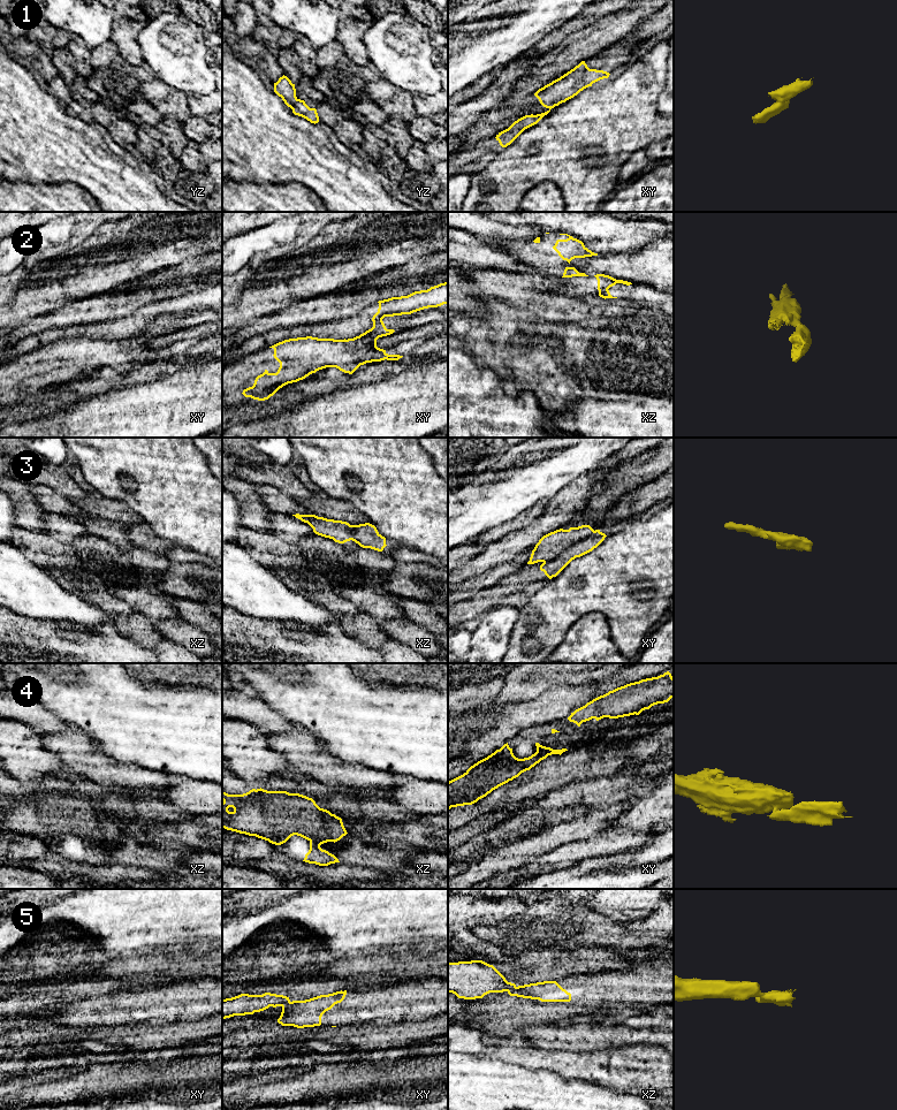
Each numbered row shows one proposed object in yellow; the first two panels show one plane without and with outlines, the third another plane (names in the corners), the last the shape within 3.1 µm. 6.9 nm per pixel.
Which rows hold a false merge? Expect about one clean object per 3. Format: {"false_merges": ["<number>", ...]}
{"false_merges": ["1", "2", "3", "5"]}

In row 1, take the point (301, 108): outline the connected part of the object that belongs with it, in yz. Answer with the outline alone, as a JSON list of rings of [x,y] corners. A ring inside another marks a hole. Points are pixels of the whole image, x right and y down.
[[[297,99],[296,104],[291,107],[295,115],[302,116],[311,123],[318,123],[319,116],[316,108],[310,108],[304,100]]]

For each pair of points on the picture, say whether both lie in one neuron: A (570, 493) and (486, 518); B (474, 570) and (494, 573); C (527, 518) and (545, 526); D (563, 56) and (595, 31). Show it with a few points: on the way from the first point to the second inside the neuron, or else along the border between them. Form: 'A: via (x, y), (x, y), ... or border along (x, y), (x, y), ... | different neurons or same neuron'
A: border along (569, 483), (549, 500) | different neurons
B: border along (506, 560), (480, 575), (464, 580) | different neurons
C: border along (549, 500), (546, 509), (531, 523) | different neurons
D: via (571, 53), (587, 39) | same neuron

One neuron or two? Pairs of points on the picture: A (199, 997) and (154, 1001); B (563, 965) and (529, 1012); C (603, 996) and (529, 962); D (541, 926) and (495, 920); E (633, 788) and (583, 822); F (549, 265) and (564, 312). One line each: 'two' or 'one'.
A: one
B: two
C: two
D: one
E: two
F: two

